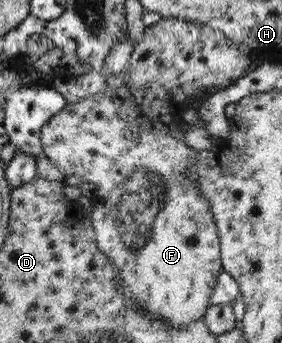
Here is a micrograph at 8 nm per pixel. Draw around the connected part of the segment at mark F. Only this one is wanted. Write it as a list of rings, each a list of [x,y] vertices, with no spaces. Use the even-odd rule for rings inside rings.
[[[166,18],[159,19],[155,24],[145,27],[142,38],[138,40],[132,47],[132,53],[128,57],[128,62],[125,66],[126,75],[124,75],[124,83],[118,88],[111,89],[110,92],[100,91],[94,93],[90,97],[80,99],[80,101],[67,102],[64,108],[58,113],[51,116],[39,130],[39,141],[42,152],[46,154],[46,158],[64,174],[65,181],[72,177],[80,178],[83,181],[83,186],[90,198],[93,208],[91,209],[90,226],[95,235],[95,242],[100,253],[104,254],[110,265],[119,273],[119,282],[123,284],[125,293],[130,293],[134,305],[140,305],[140,311],[166,321],[170,327],[186,327],[190,325],[190,321],[204,316],[206,309],[210,304],[210,295],[214,289],[216,278],[221,270],[221,262],[219,258],[219,238],[217,229],[215,228],[211,212],[210,201],[206,197],[202,197],[202,193],[196,187],[196,181],[186,177],[186,168],[194,166],[194,149],[186,145],[184,141],[184,130],[186,125],[181,117],[181,112],[188,109],[186,100],[190,96],[196,96],[198,89],[216,88],[218,91],[226,87],[228,84],[235,82],[240,77],[243,77],[244,72],[248,72],[249,58],[239,51],[237,47],[230,44],[229,39],[222,35],[222,32],[214,30],[211,26],[194,25],[183,19]]]

